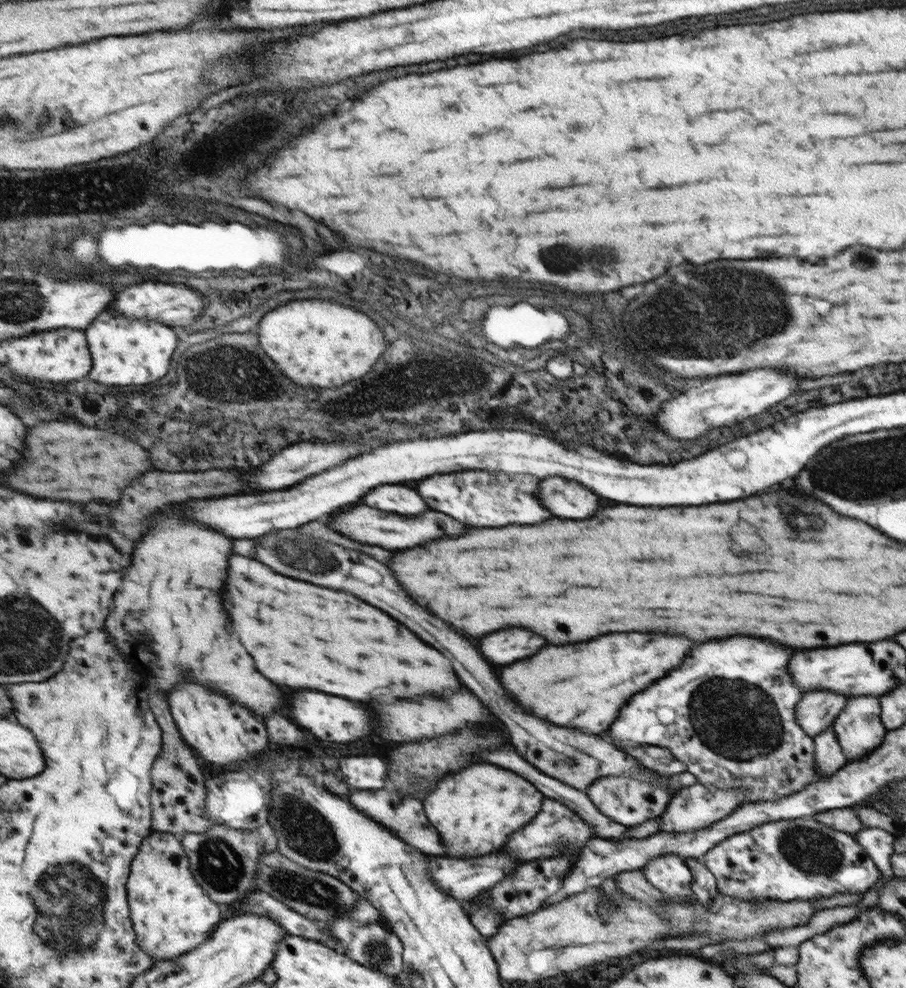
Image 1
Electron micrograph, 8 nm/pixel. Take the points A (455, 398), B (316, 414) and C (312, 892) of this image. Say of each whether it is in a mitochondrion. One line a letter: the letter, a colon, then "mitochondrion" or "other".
A: mitochondrion
B: other
C: mitochondrion

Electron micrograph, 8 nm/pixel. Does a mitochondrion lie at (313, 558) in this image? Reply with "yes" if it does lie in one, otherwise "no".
yes

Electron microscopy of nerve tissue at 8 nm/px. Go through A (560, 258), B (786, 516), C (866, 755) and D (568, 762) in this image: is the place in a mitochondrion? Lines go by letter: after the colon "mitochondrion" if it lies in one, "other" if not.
A: mitochondrion
B: mitochondrion
C: other
D: mitochondrion

